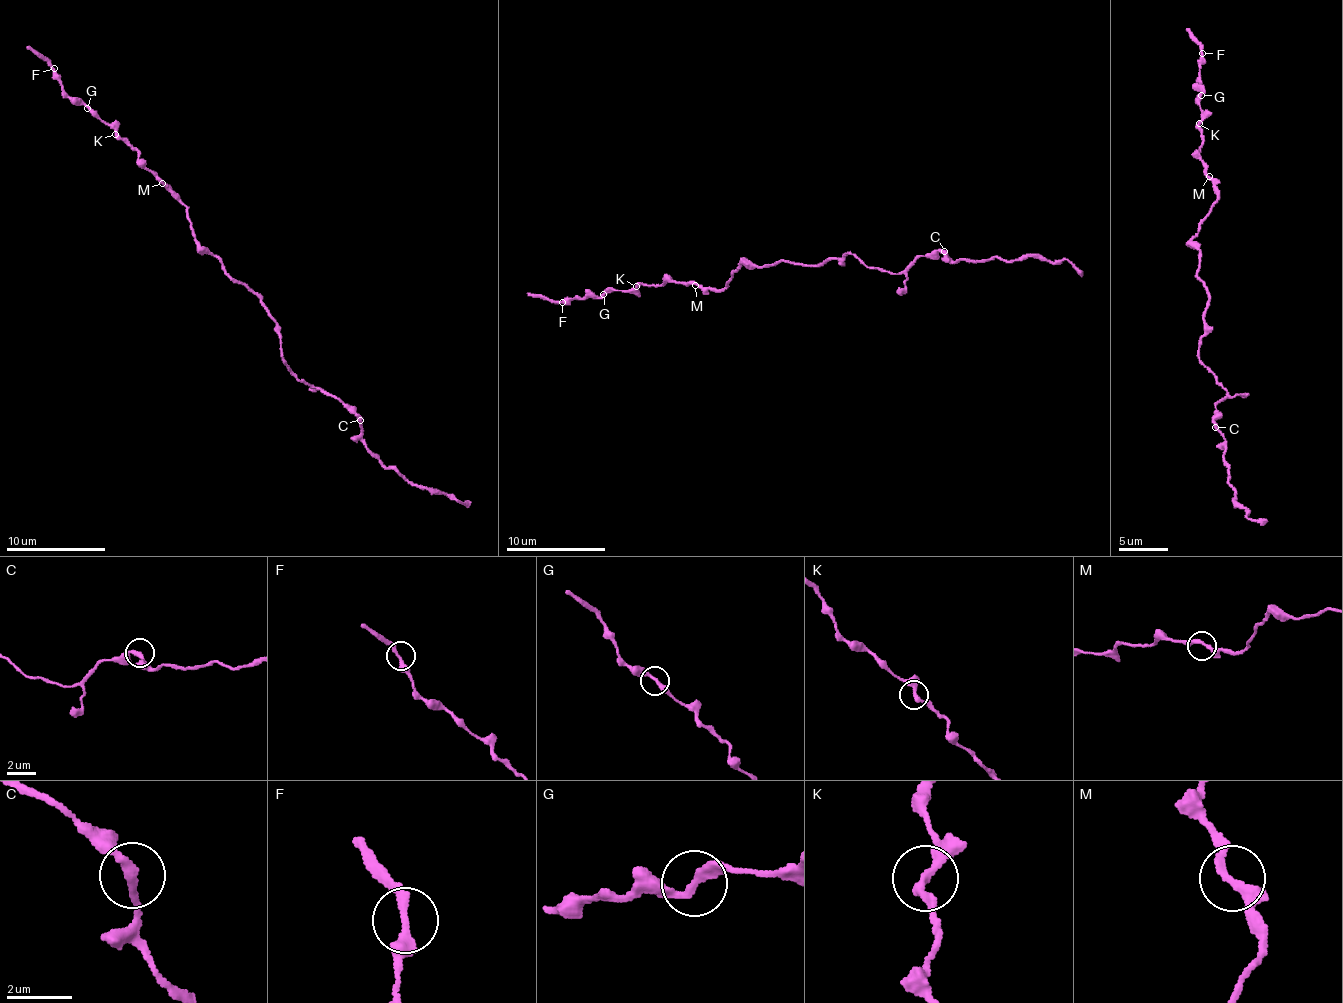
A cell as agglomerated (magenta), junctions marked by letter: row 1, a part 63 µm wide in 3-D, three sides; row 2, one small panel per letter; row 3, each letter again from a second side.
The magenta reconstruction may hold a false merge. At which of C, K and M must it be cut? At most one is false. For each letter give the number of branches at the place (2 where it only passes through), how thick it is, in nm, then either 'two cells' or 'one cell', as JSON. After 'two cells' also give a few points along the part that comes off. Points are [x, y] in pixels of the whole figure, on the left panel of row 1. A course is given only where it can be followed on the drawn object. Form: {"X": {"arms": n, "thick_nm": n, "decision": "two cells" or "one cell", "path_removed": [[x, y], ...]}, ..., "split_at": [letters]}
{"C": {"arms": 2, "thick_nm": 240, "decision": "one cell"}, "K": {"arms": 2, "thick_nm": 280, "decision": "one cell"}, "M": {"arms": 2, "thick_nm": 260, "decision": "one cell"}, "split_at": []}

